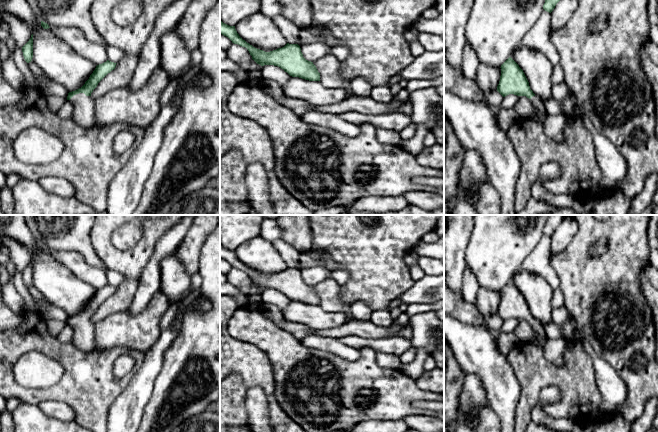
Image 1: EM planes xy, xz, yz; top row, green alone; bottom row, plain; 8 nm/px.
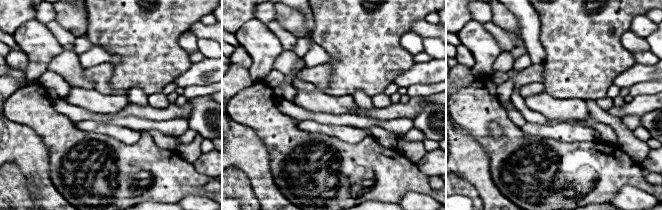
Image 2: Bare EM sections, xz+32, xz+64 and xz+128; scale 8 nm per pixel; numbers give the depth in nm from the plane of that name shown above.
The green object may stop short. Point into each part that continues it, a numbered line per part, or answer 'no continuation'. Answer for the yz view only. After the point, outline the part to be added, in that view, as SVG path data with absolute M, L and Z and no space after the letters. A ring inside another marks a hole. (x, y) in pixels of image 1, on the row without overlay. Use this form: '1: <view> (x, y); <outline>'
1: yz (540, 336); M533 320L530 325L535 331L535 337L528 343L535 345L536 347L542 349L546 337L546 334L542 328L542 325L538 320Z

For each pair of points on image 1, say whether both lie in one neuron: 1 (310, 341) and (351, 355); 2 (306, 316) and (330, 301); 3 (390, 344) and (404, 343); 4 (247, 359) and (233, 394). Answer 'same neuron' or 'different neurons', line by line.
1: same neuron
2: different neurons
3: same neuron
4: different neurons

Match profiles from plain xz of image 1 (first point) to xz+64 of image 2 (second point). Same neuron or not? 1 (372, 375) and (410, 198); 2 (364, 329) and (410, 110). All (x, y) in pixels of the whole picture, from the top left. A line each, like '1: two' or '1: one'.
1: two
2: one

